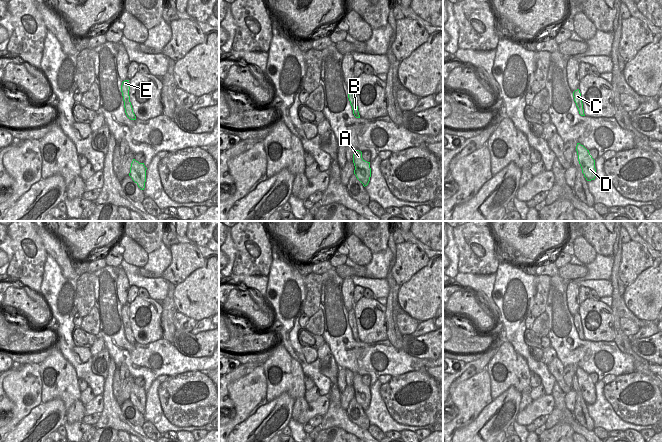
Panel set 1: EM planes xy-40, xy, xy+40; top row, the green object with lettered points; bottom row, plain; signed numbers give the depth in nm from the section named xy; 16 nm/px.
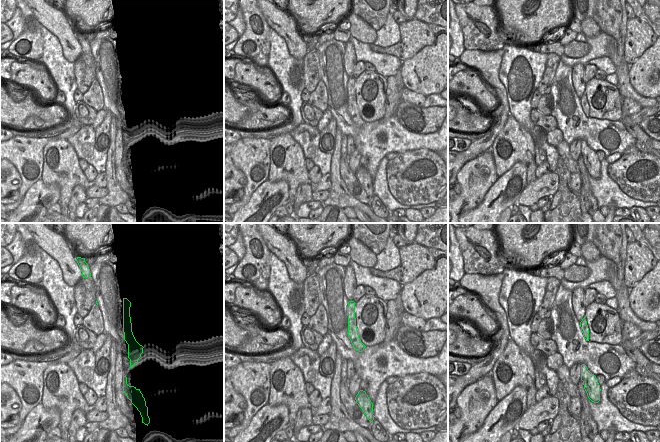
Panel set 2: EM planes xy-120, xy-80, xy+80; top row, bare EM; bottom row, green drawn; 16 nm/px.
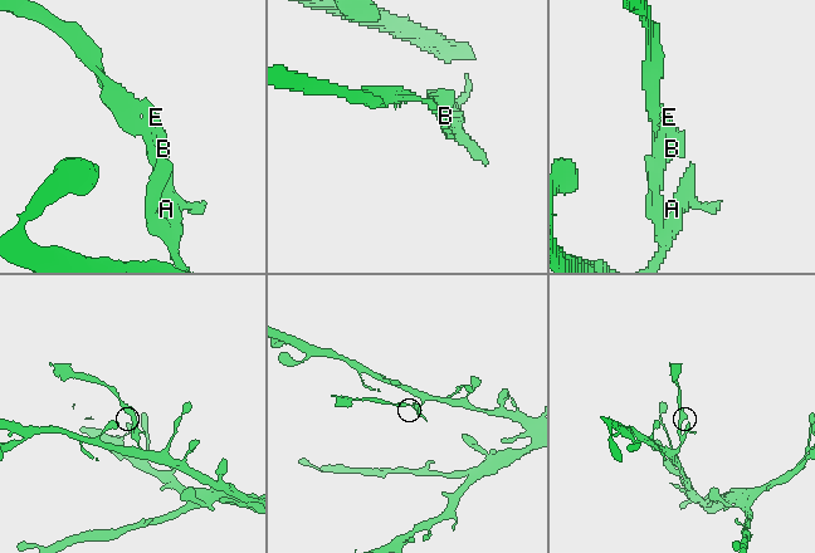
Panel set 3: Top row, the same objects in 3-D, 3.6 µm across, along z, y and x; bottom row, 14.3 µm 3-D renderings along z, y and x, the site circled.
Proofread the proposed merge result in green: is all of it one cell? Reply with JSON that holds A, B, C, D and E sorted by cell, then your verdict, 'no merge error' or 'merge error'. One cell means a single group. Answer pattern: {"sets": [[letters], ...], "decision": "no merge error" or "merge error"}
{"sets": [["A", "D"], ["B", "C", "E"]], "decision": "merge error"}

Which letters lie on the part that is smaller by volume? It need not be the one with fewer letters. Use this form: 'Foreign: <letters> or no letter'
Foreign: B, C, E

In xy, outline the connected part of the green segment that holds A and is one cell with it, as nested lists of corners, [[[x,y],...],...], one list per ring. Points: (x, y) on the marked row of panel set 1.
[[[354,150],[353,163],[355,168],[358,168],[359,171],[362,172],[363,179],[359,181],[363,184],[364,187],[367,186],[371,177],[370,162],[367,162],[362,158],[361,151]]]

